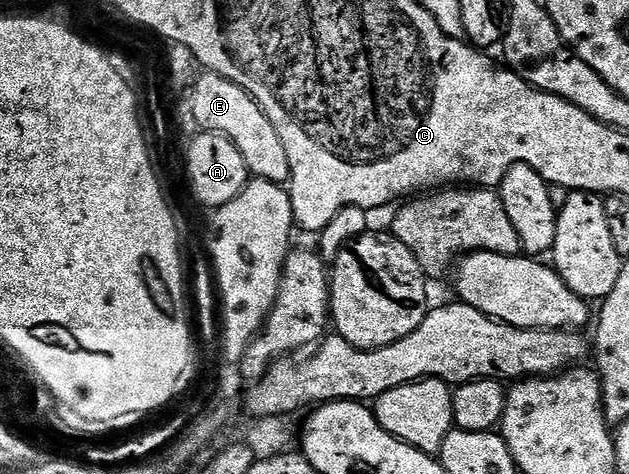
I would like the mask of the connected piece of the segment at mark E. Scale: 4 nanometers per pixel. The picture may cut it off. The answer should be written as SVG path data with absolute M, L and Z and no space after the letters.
M207 72L196 79L190 97L196 125L204 132L220 132L229 138L233 146L241 150L241 158L245 158L248 173L252 177L281 185L290 181L289 154L285 154L285 146L281 146L277 130L273 130L273 122L265 118L261 106L257 106L255 99L244 88L215 72Z

